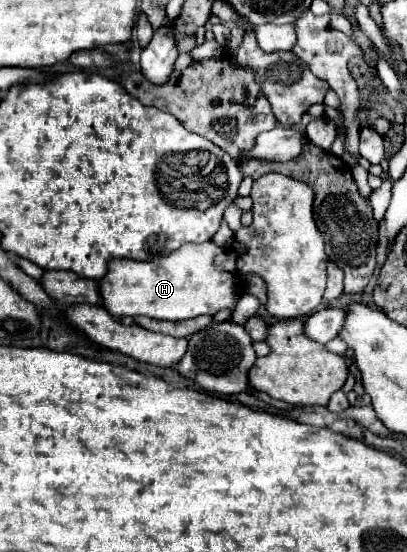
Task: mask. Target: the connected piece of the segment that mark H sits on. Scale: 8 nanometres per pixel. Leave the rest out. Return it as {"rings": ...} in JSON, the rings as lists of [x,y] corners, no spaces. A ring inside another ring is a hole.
{"rings":[[[213,242],[185,244],[169,256],[137,262],[137,260],[109,260],[105,278],[99,280],[103,308],[115,316],[149,316],[157,320],[187,320],[201,314],[217,314],[223,308],[235,306],[237,288],[241,290],[241,276],[235,270],[237,254],[233,248],[219,248]]]}

